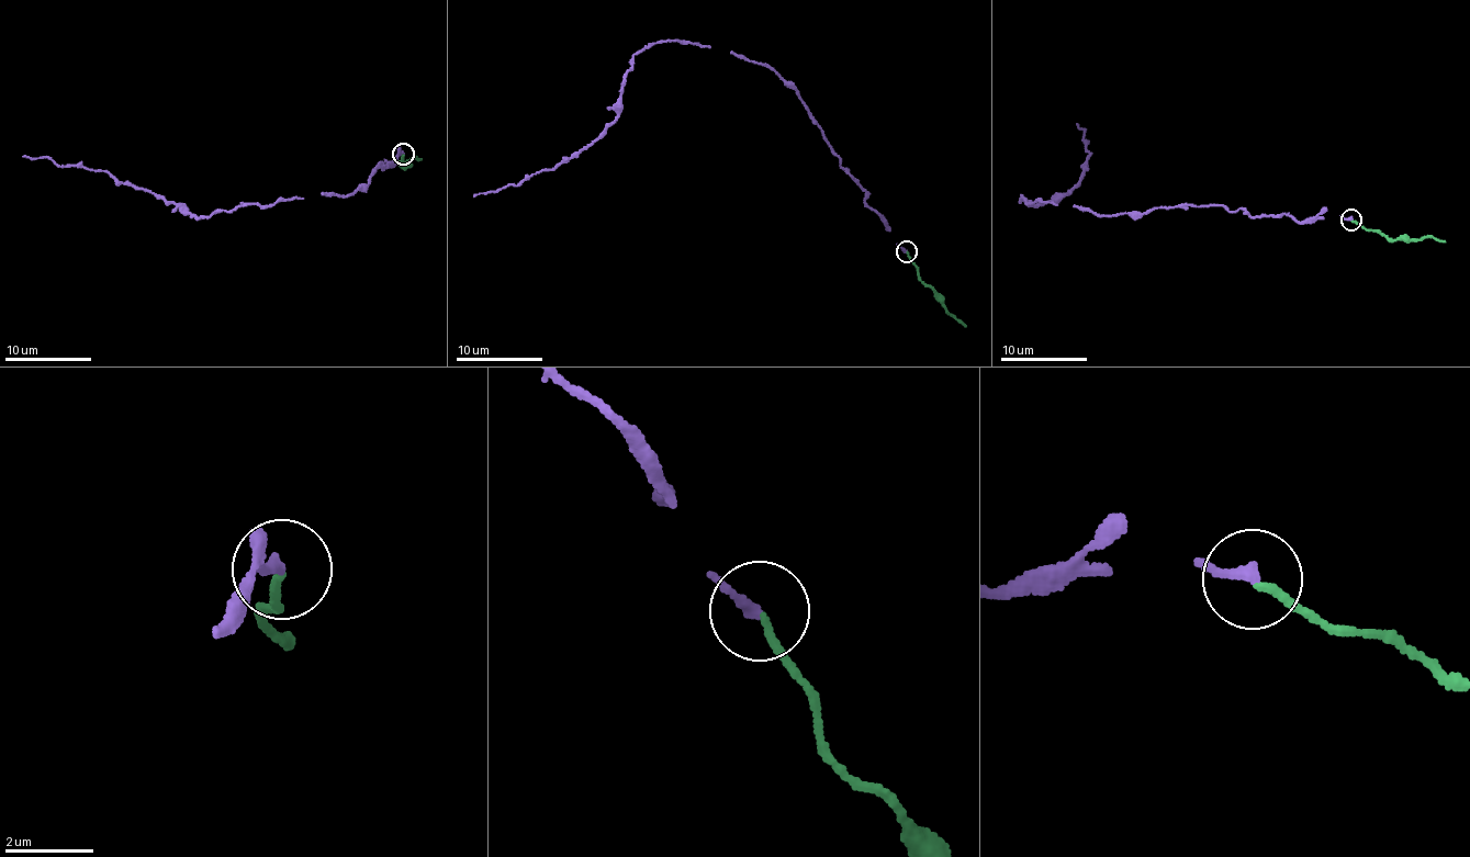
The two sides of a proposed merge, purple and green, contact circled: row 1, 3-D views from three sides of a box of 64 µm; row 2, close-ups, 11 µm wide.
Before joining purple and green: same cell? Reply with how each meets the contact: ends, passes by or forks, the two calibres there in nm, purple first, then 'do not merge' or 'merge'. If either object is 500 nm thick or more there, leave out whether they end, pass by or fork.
purple ends | green ends | 200/160 nm | merge

